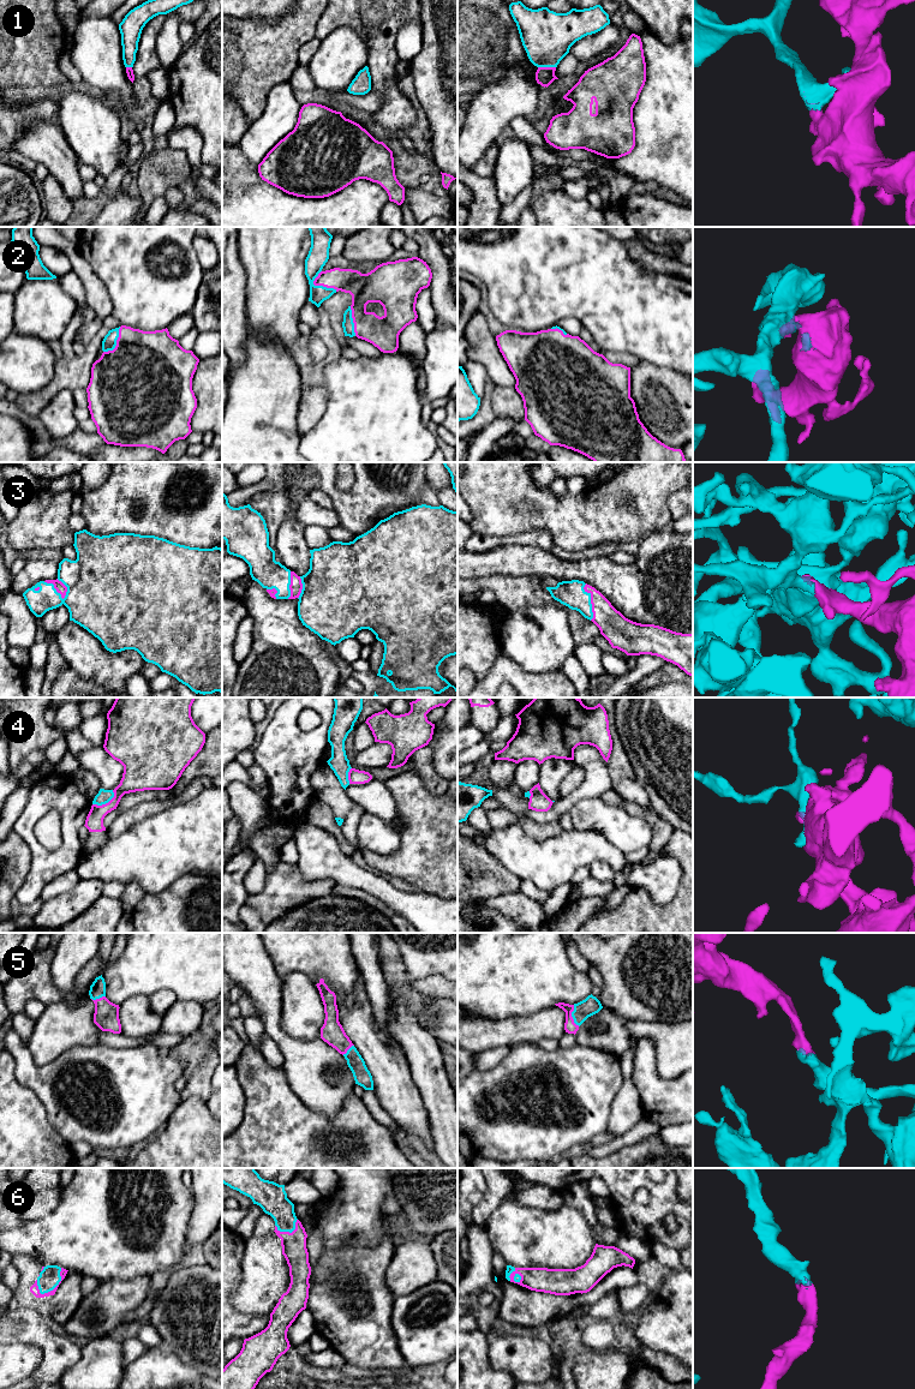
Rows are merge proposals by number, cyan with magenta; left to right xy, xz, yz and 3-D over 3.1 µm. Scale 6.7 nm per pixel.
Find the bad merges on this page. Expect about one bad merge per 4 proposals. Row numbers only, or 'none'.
4

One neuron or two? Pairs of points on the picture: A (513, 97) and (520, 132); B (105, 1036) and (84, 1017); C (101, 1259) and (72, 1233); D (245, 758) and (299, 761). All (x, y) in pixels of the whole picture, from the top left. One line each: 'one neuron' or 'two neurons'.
A: two neurons
B: two neurons
C: one neuron
D: two neurons

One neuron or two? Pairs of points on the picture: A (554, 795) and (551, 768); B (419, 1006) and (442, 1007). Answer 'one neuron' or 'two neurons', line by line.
A: one neuron
B: two neurons

